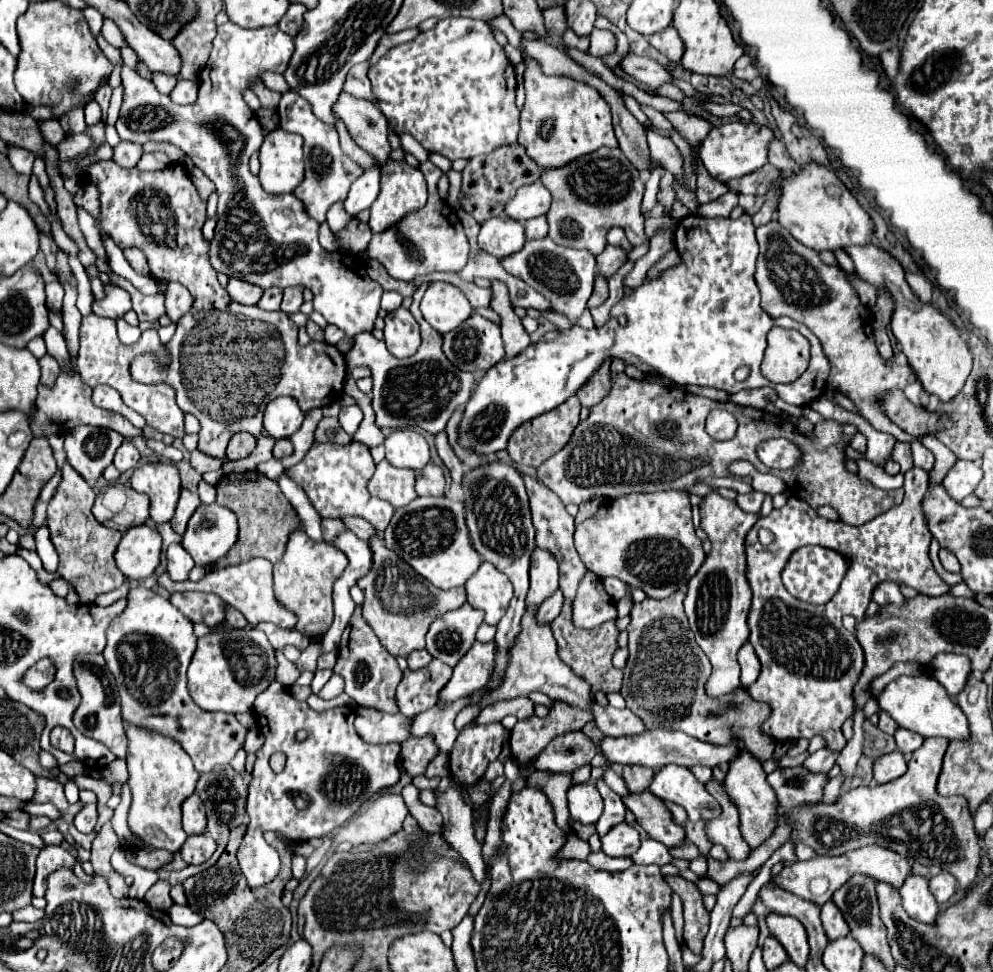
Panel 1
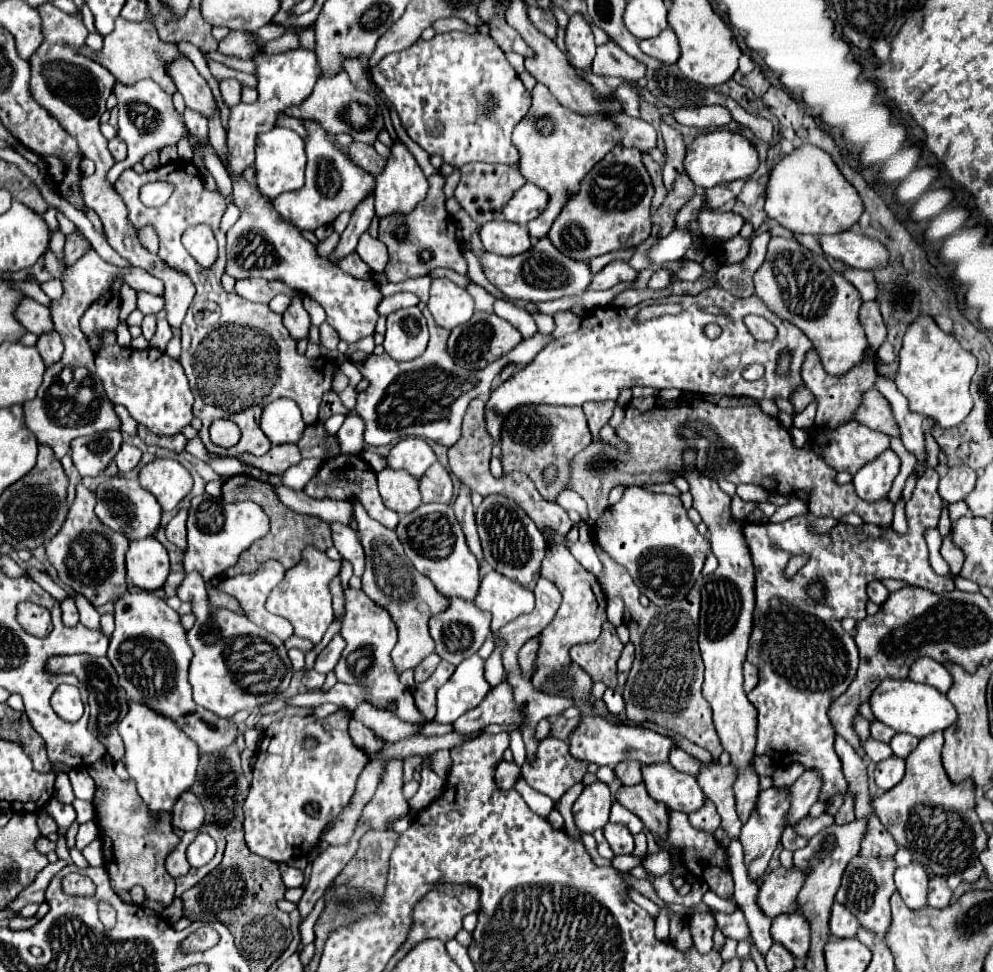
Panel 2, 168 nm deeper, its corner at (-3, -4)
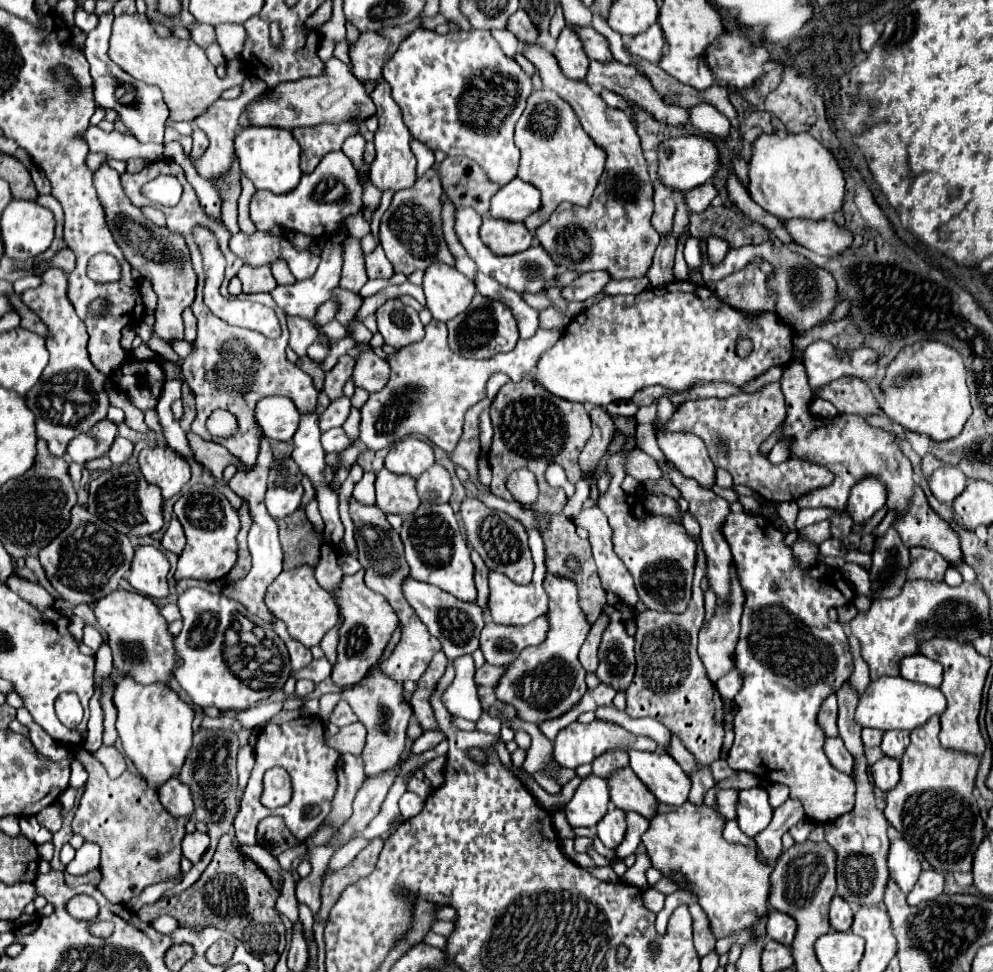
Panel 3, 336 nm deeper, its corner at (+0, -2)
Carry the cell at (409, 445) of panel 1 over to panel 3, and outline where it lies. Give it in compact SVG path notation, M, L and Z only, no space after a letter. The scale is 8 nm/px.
M406 438L398 442L386 456L386 468L394 474L408 474L418 478L434 464L432 446L418 438Z

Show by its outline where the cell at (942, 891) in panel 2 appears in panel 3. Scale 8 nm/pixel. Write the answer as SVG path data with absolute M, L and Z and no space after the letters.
M922 870L918 882L916 882L914 888L906 894L906 902L908 902L910 906L918 906L920 902L934 900L936 896L942 894L942 888L944 888L944 876L942 876L942 872Z

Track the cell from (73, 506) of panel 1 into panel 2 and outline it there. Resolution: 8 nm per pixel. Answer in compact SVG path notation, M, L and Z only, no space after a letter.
M79 482L77 496L69 508L67 520L63 522L63 528L51 538L47 546L47 556L49 562L57 568L61 584L69 590L83 594L95 608L99 608L109 600L121 598L127 592L125 552L129 540L123 534L113 532L109 526L101 524L93 508L95 494Z

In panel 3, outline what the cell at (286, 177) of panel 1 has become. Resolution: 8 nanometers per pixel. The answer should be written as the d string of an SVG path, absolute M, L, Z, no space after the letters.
M248 126L242 128L236 136L234 150L240 162L240 170L252 180L256 188L270 190L274 194L284 194L296 188L300 182L302 170L300 170L300 146L296 144L294 136L288 130L280 128L258 128L258 126Z

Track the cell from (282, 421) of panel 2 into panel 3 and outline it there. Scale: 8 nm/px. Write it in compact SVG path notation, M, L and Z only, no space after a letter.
M268 396L256 404L256 422L270 440L290 442L298 428L300 412L286 396Z

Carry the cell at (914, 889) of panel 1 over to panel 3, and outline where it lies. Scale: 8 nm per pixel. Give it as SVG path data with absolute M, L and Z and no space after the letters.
M902 838L890 840L888 868L890 868L890 876L898 882L898 886L904 892L912 890L912 884L916 884L916 880L920 876L920 870L922 870L914 850Z

